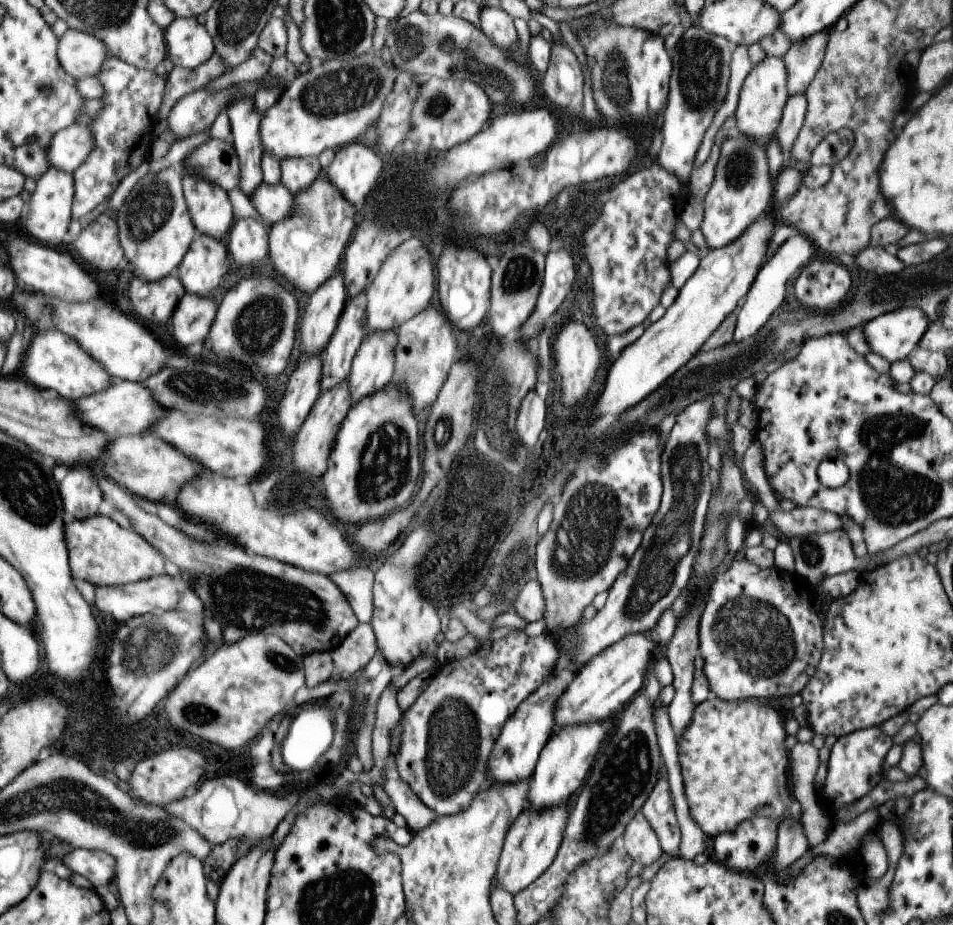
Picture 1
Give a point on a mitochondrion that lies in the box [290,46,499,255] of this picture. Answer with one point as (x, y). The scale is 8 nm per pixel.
(333, 94)

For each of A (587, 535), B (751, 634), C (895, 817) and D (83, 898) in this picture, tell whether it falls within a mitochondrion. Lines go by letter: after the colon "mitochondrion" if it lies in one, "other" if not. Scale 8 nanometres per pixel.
A: mitochondrion
B: mitochondrion
C: other
D: other

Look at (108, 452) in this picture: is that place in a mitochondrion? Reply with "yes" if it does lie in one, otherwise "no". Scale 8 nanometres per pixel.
no

